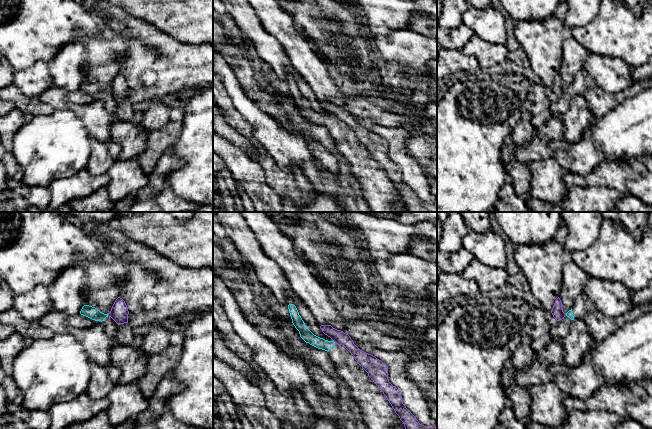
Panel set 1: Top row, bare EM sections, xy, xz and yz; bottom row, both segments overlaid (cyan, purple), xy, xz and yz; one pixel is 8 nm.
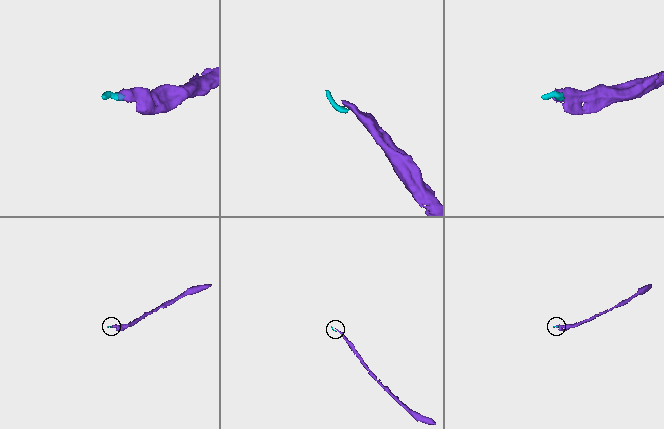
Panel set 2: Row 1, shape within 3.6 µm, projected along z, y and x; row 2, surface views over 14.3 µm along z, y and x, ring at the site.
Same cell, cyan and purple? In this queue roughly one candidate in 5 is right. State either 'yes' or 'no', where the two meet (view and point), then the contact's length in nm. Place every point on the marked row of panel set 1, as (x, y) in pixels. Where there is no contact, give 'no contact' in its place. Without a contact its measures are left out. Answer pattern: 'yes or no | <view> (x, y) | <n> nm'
no | xz (334, 342) | 40 nm

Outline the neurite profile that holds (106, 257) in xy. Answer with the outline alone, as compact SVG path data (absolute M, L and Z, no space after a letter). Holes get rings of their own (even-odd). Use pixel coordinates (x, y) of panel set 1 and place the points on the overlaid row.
M107 249L105 251L95 257L95 258L86 258L81 254L76 255L76 264L80 265L83 268L86 268L89 264L96 264L96 263L110 263L114 259L116 259L114 255L112 255Z

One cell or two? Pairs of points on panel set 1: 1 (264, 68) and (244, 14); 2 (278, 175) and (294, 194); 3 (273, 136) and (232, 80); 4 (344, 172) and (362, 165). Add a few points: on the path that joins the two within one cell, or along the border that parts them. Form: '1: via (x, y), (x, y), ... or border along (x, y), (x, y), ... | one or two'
1: border along (248, 37), (256, 53), (276, 74) | two
2: via (280, 180), (289, 189) | one
3: via (261, 122), (241, 101), (237, 94) | one
4: border along (337, 150), (348, 163), (351, 173), (362, 190) | two

